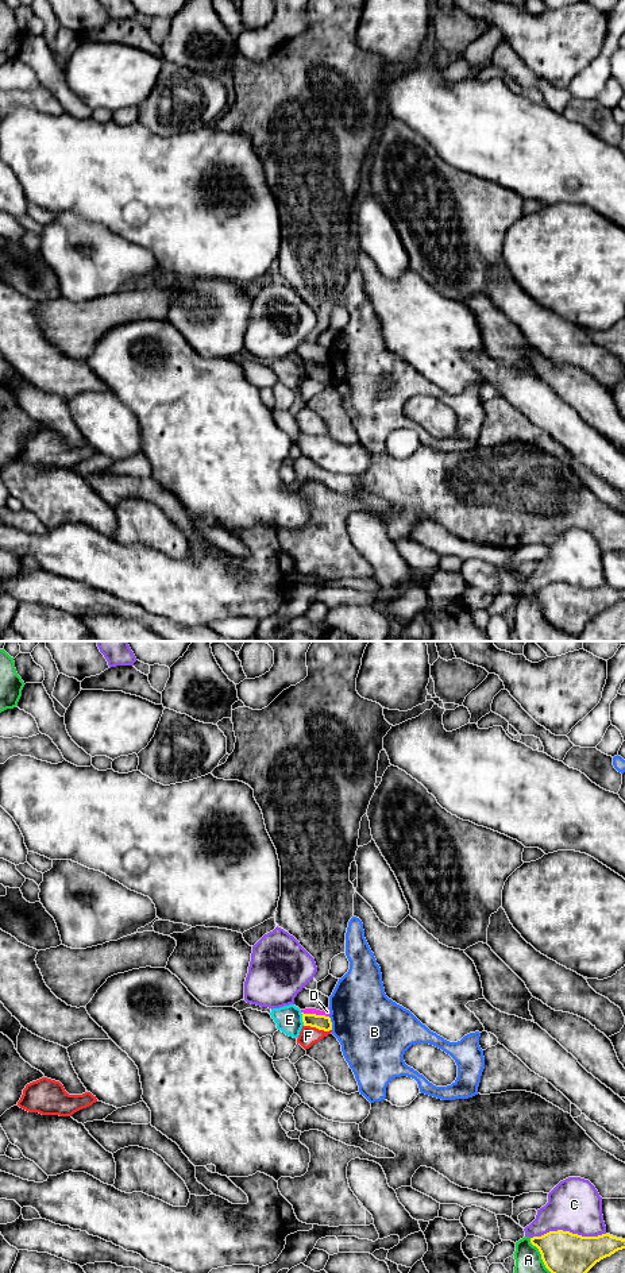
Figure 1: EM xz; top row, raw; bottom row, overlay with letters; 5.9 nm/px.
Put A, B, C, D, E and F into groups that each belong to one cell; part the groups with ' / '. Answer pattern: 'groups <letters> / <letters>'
groups A / B / C / D E / F

